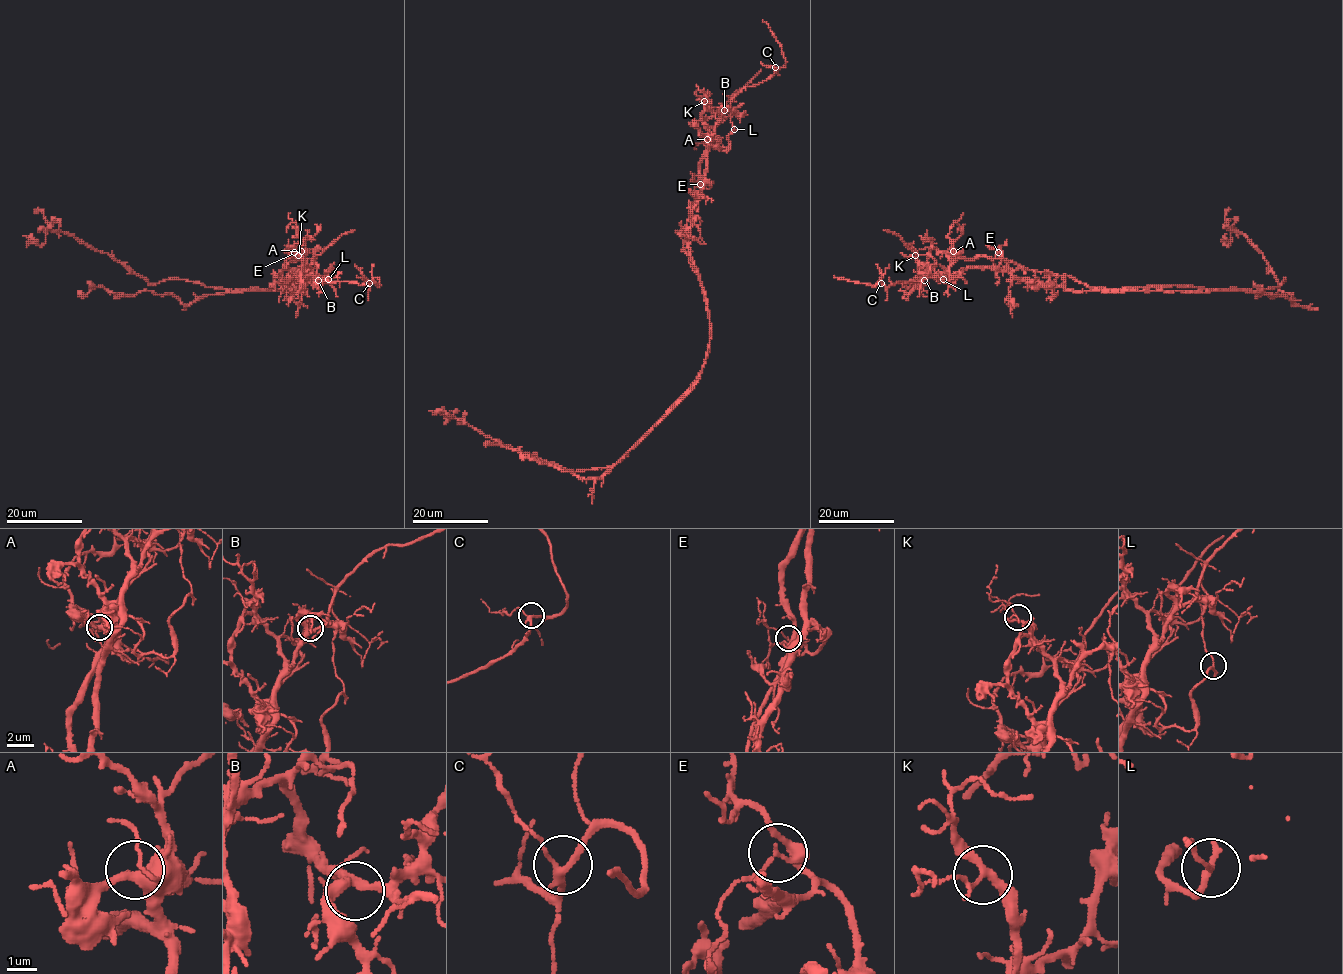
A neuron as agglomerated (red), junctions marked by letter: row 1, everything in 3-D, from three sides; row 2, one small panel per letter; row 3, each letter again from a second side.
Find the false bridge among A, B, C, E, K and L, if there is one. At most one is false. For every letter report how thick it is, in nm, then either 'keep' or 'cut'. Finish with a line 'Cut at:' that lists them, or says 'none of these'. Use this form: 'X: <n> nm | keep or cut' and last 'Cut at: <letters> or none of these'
A: 440 nm | keep
B: 300 nm | keep
C: 200 nm | keep
E: 150 nm | keep
K: 200 nm | keep
L: 200 nm | cut
Cut at: L

